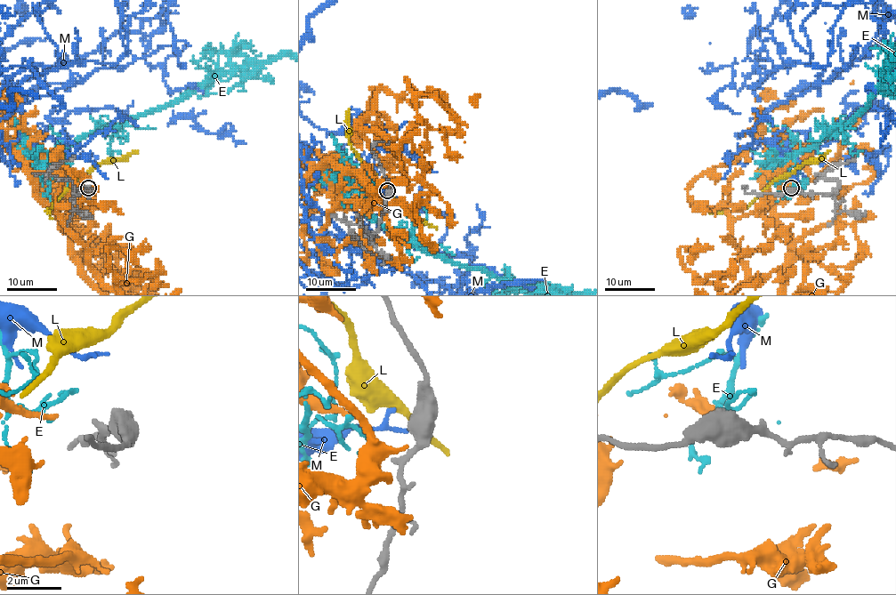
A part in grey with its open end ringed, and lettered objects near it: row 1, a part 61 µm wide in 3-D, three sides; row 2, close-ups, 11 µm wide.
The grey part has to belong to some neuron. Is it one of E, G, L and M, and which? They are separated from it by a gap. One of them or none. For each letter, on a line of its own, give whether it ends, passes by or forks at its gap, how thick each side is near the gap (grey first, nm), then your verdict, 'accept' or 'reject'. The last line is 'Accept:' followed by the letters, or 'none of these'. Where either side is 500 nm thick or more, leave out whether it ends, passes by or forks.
E: 600 nm thick on the grey side, 190 nm on the other; reject
G: 600 nm thick on the grey side, 170 nm on the other; reject
L: 600 nm thick on the grey side, 460 nm on the other; reject
M: 600 nm thick on the grey side, 130 nm on the other; accept
Accept: M

